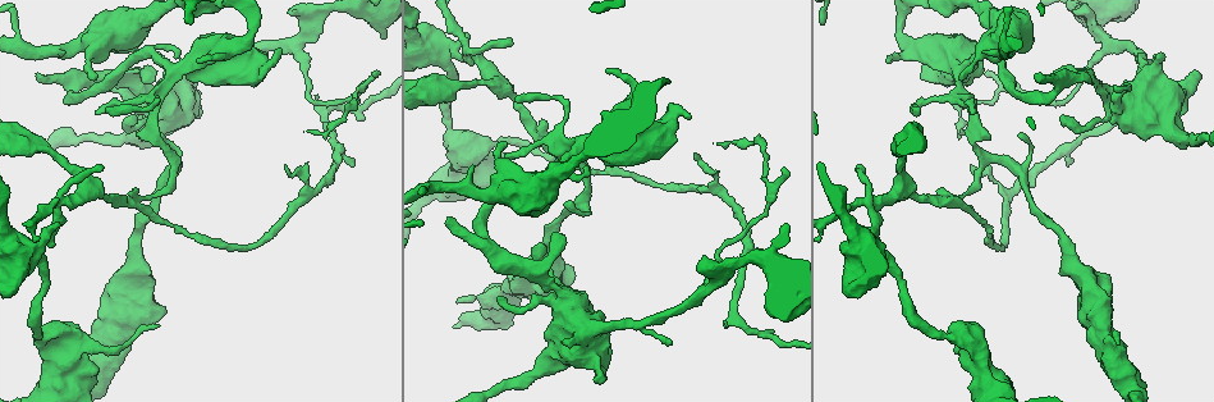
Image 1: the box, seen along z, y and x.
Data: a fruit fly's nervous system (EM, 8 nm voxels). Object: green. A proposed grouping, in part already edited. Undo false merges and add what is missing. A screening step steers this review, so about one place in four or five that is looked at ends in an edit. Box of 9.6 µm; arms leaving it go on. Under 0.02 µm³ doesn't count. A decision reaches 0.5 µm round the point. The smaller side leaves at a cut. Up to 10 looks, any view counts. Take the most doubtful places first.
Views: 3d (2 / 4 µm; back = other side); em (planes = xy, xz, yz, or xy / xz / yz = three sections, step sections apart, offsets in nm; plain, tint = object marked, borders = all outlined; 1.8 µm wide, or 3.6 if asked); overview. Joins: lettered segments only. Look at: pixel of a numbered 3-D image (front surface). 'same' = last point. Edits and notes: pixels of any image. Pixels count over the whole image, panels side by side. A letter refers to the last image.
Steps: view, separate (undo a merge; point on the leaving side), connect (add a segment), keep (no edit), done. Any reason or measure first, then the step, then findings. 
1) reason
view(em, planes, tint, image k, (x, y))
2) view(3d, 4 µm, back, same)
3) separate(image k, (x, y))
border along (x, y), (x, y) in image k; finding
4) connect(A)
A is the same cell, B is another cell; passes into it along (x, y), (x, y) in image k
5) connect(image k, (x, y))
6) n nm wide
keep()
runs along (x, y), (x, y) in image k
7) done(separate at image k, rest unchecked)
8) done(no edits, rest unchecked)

view(em, 3.6 µm, planes, borders, image 1, (481, 166))

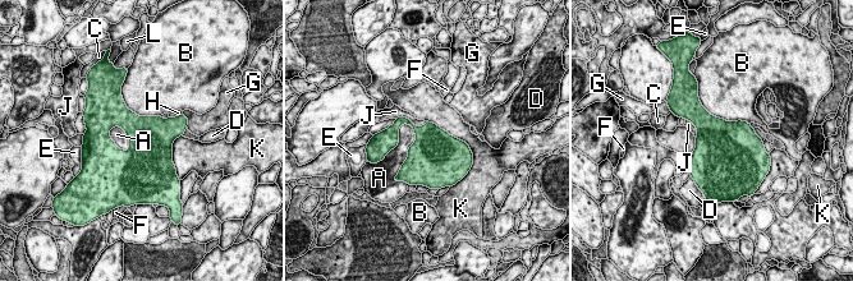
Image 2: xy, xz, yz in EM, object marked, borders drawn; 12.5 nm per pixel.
keep()
A, B, C, D, E, F, G, H, J, K and L are other cells; border along (406, 123), (414, 142), (398, 173) in image 2; continuous, no second cell

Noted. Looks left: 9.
branch point
view(em, xy, step 16, tint, image 1, (469, 51))

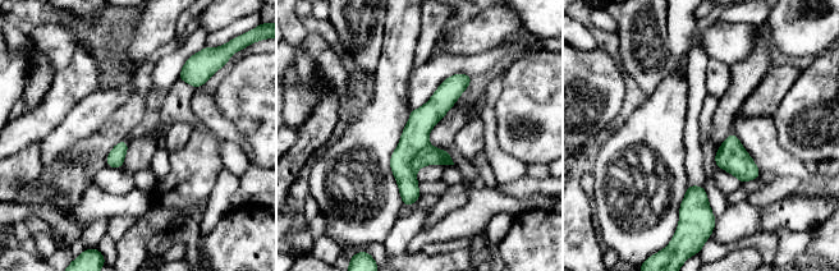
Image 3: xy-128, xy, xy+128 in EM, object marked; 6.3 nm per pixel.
view(em, planes, borders, same)

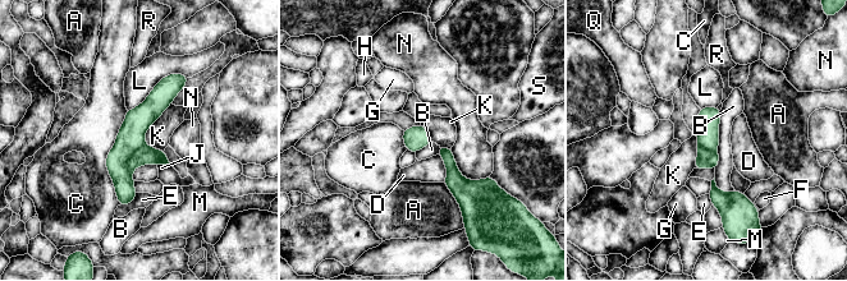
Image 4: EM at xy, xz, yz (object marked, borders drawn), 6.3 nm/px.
separate(image 4, (146, 155))
A, B, C, D, E, F, G, H, J, K, L, M, N, Q, R and S are other cells; border along (145, 143), (128, 159), (131, 171) in image 4; two cells meet here

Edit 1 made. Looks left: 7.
view(overview)

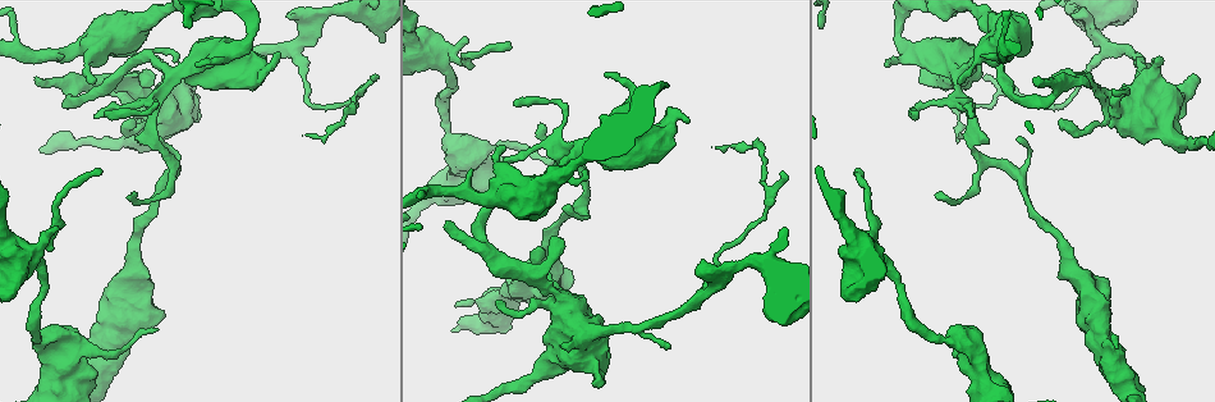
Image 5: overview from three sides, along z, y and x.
sudden change in width
view(em, 3.6 µm, planes, borders, image 5, (496, 317))

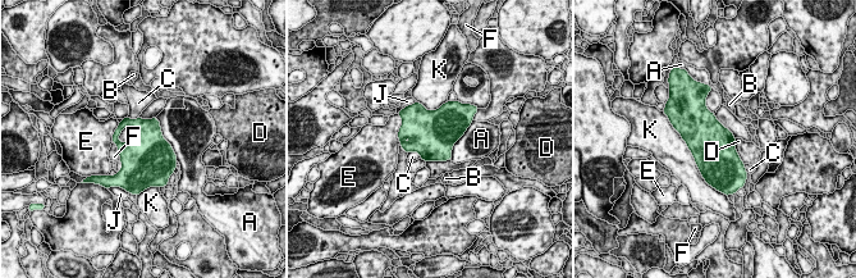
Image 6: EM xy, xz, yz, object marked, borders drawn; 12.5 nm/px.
keep()
A, B, C, D, E, F, J and K are other cells; border along (705, 100), (705, 105), (714, 114) in image 6; continuous, no second cell

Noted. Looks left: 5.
calibre changes
view(em, 3.6 µm, planes, tint, image 5, (1102, 120))

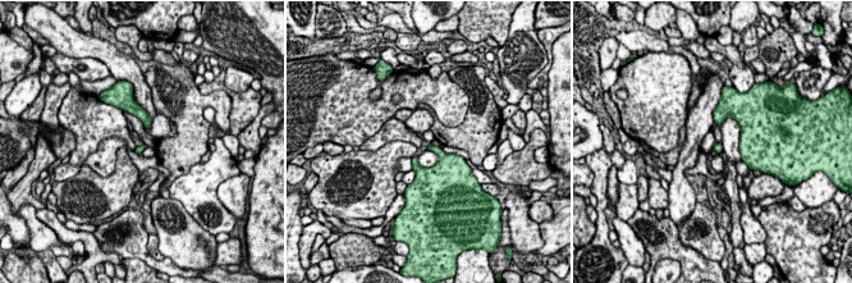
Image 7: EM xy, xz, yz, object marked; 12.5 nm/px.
view(em, 3.6 µm, planes, borders, same)

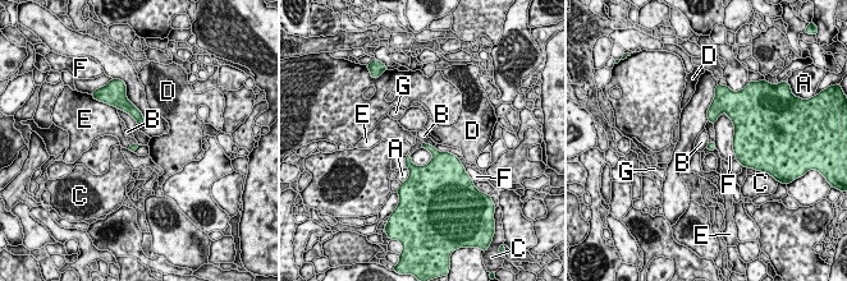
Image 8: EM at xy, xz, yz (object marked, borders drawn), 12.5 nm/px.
90 nm wide; F touches over 600 nm
keep()
A, B, C, D, E, F and G are other cells; continuous, no second cell

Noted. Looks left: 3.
done(separate at image 4, rest unchecked)

